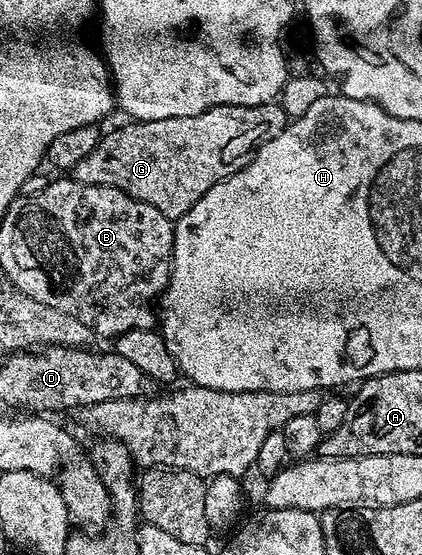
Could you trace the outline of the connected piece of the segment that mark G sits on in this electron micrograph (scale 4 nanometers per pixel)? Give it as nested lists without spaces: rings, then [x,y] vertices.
[[[279,103],[258,106],[223,104],[202,114],[124,122],[113,132],[105,131],[98,146],[71,170],[71,179],[94,186],[110,186],[162,210],[173,222],[180,219],[206,190],[238,174],[270,138],[278,138],[290,123]]]

